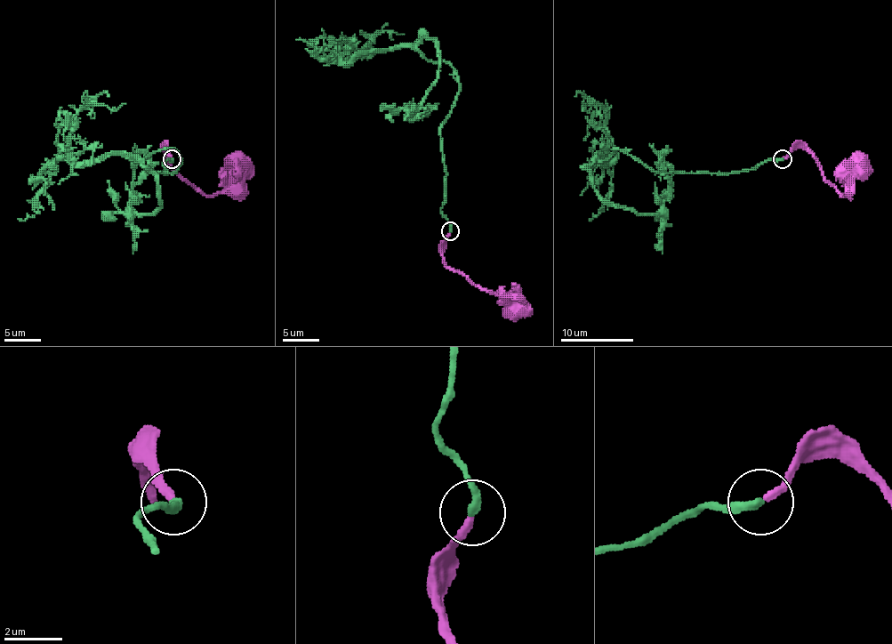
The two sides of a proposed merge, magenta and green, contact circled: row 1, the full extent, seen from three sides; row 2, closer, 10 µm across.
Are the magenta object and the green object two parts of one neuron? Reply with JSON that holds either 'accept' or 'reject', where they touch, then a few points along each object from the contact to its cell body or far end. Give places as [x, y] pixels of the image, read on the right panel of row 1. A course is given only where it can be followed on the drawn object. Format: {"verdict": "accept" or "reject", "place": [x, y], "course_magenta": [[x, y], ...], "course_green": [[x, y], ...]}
{"verdict": "accept", "place": [783, 159], "course_magenta": [[783, 158], [796, 148], [807, 149], [817, 164], [821, 175], [841, 195], [847, 191], [847, 186], [860, 165]], "course_green": [[783, 158], [730, 173], [657, 173], [613, 149], [587, 169], [593, 188], [661, 213], [666, 146]]}

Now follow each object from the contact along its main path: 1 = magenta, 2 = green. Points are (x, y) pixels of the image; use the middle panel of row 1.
1: (450, 231), (440, 245), (440, 255), (447, 266), (459, 269), (485, 290), (506, 295), (519, 307), (518, 309)
2: (450, 231), (440, 127), (459, 76), (429, 61), (417, 44), (426, 36), (438, 75), (407, 113), (429, 115)

